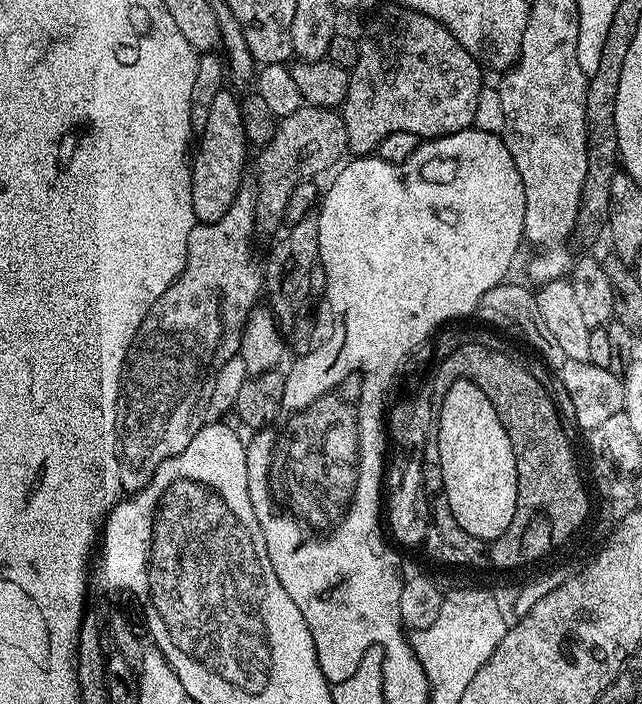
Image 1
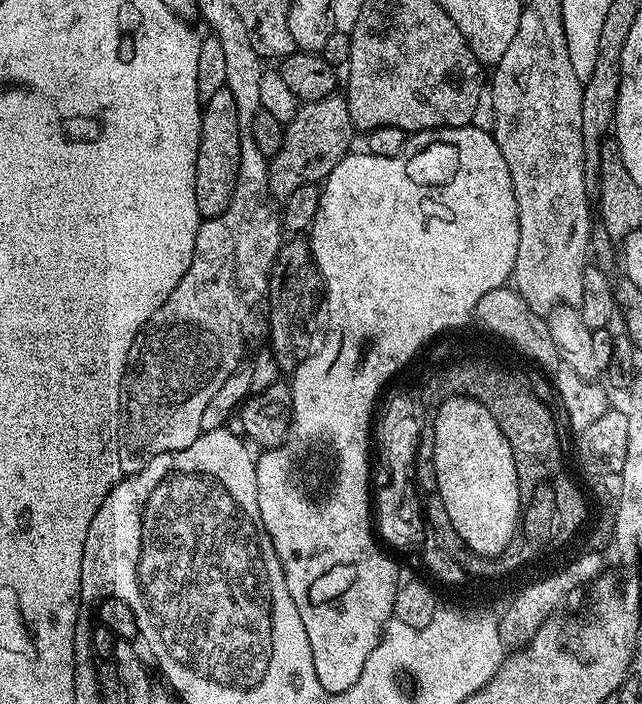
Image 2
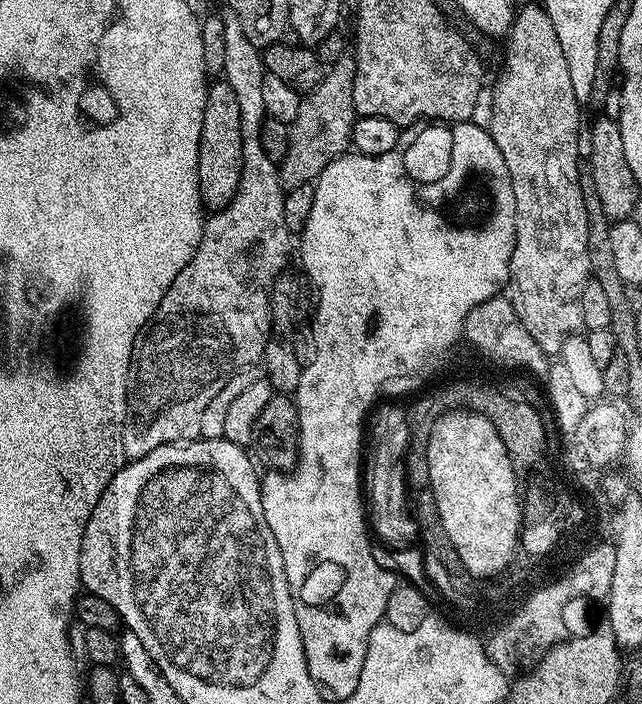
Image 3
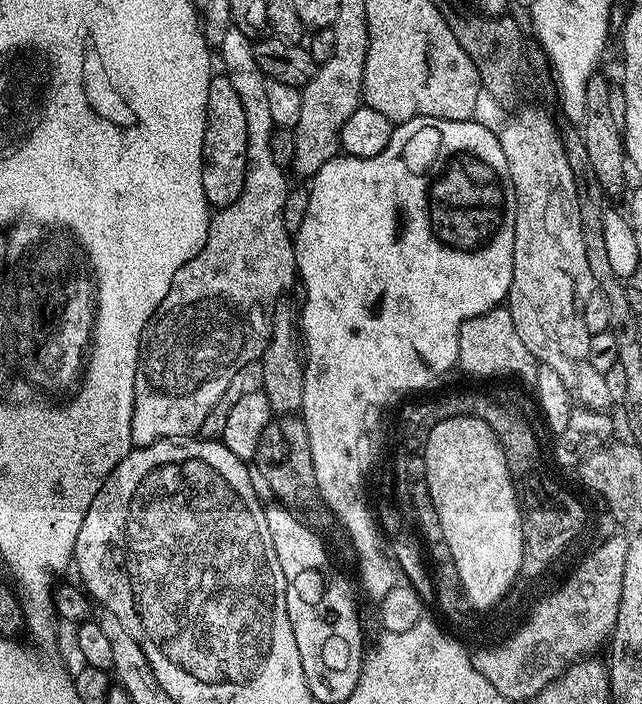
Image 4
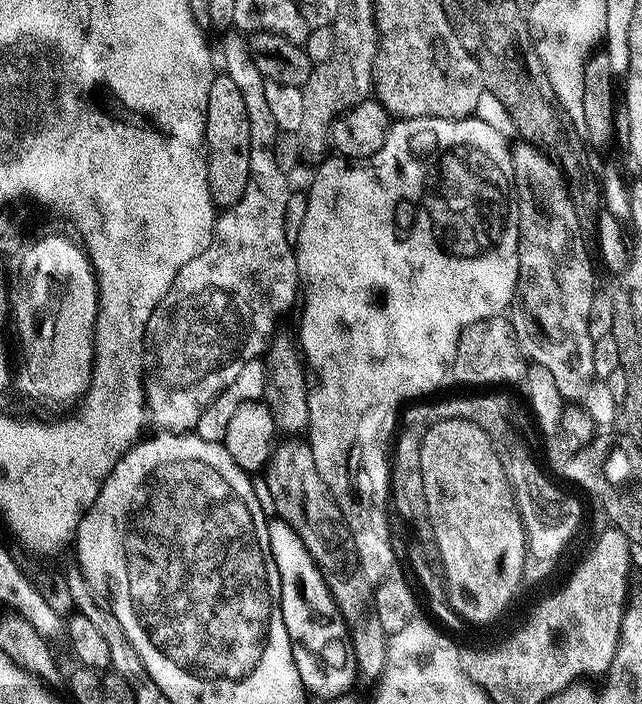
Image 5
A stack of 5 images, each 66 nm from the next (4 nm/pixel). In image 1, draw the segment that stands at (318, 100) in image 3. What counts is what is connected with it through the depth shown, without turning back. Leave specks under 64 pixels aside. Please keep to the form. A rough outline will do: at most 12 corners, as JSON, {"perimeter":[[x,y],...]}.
{"perimeter":[[302,106],[256,160],[256,223],[348,152],[344,117]]}

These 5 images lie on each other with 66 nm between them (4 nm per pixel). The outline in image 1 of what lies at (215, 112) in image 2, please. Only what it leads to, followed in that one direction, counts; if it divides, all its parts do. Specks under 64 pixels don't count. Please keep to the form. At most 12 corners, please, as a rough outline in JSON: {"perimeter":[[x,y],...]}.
{"perimeter":[[231,90],[210,106],[190,160],[192,205],[218,222],[245,183],[248,135]]}

